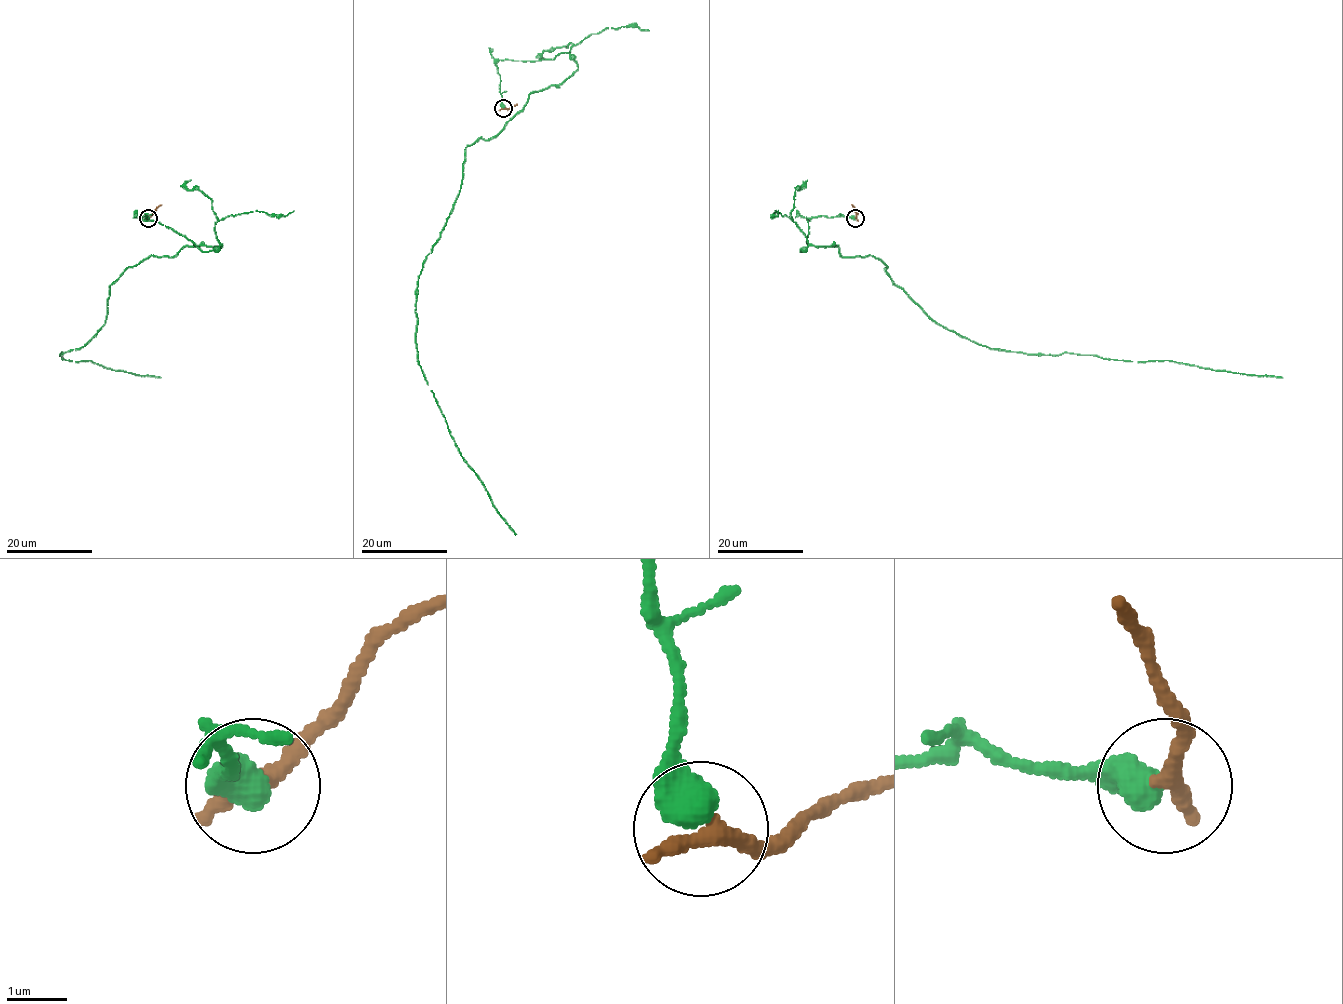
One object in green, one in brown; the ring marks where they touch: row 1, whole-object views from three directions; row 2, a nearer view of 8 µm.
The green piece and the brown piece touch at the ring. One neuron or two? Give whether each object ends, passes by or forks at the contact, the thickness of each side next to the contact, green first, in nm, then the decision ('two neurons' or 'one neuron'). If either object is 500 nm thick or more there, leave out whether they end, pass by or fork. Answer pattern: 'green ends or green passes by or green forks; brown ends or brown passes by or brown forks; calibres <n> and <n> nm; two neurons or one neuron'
calibres 600 and 380 nm; two neurons

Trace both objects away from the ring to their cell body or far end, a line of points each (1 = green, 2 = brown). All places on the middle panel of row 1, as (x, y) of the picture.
1: (503, 108), (500, 59), (567, 52), (578, 64), (465, 148), (415, 311), (426, 384), (515, 535)
2: (503, 108), (517, 104)

